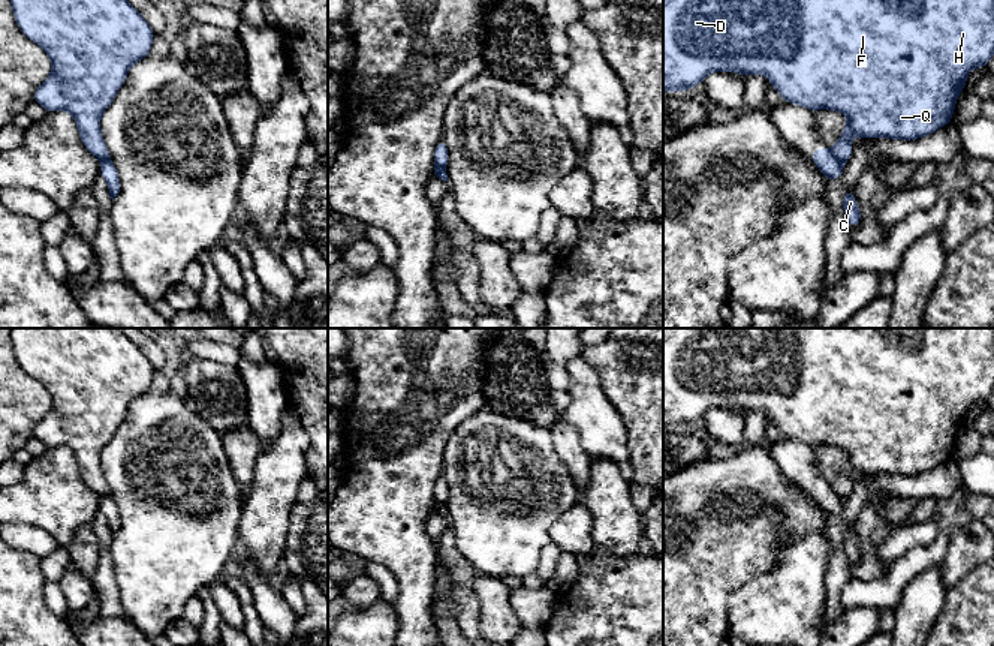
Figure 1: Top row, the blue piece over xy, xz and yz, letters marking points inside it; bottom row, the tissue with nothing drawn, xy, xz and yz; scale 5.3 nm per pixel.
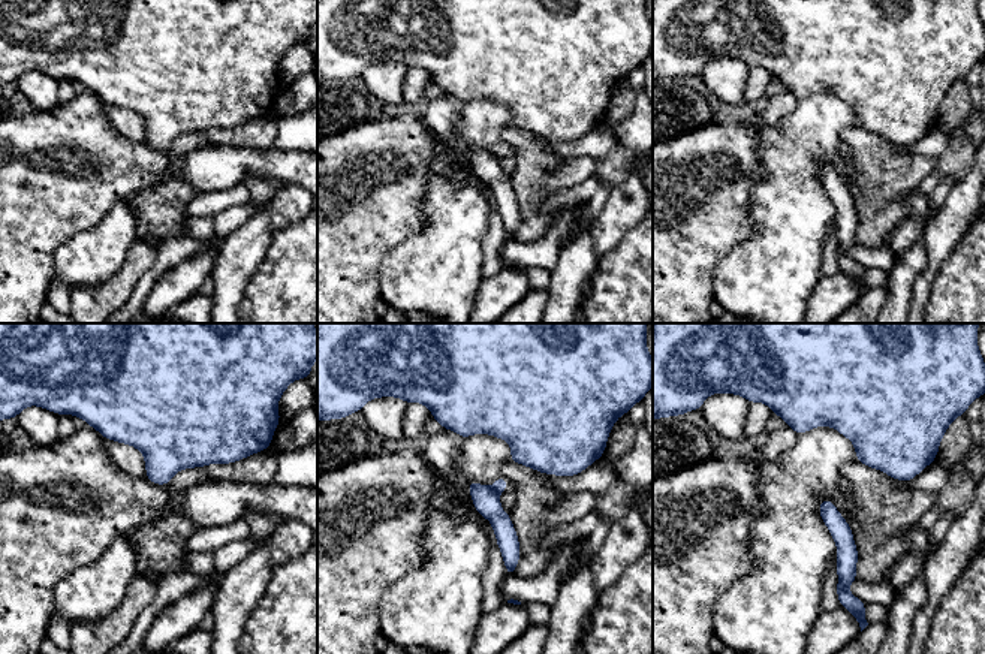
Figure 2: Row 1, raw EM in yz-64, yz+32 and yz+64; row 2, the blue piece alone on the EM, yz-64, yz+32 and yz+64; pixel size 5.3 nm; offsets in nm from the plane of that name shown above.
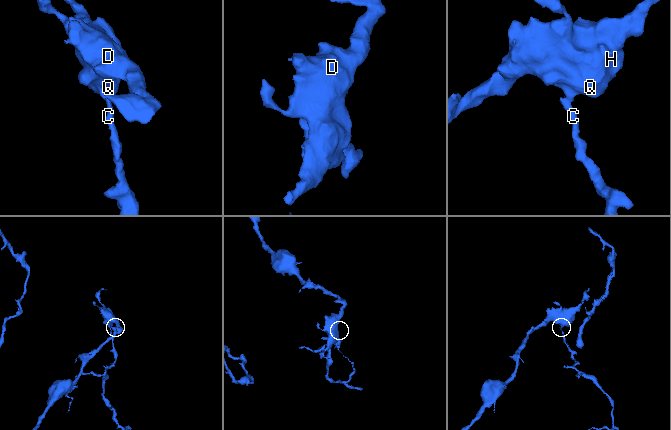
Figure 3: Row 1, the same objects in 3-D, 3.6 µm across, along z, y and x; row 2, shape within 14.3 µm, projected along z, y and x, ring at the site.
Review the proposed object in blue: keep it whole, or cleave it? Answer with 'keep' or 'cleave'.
cleave

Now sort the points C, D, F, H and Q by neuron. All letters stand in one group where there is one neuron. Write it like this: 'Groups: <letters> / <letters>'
Groups: C / D F H Q

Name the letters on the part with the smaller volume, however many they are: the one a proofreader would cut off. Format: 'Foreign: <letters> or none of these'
Foreign: C

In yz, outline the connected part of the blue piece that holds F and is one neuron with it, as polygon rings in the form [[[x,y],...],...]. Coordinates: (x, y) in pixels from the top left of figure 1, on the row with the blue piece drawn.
[[[663,0],[663,91],[689,91],[704,82],[711,72],[734,72],[746,76],[762,73],[784,102],[801,105],[813,112],[832,109],[849,118],[831,148],[841,163],[852,157],[852,136],[913,141],[951,123],[970,70],[988,66],[993,55],[994,0]]]

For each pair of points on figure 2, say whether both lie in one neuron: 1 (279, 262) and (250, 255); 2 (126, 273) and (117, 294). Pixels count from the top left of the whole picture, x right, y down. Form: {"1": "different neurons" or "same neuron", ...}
{"1": "different neurons", "2": "same neuron"}

